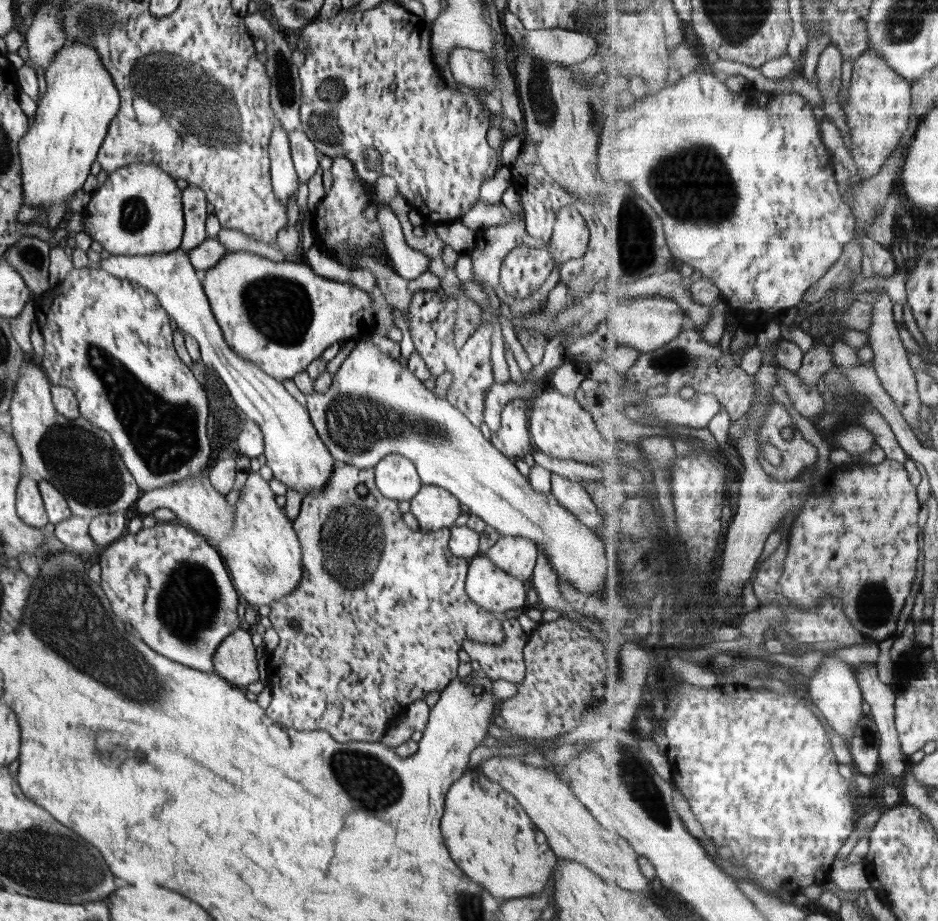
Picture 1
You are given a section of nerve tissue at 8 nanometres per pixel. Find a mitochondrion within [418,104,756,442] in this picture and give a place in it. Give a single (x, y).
(697, 185)

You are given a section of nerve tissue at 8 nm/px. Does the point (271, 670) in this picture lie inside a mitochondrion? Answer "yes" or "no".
no

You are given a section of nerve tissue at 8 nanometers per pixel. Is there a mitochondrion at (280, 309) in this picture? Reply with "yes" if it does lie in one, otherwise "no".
yes

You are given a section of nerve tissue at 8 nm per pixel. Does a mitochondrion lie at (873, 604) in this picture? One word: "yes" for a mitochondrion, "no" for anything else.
yes

